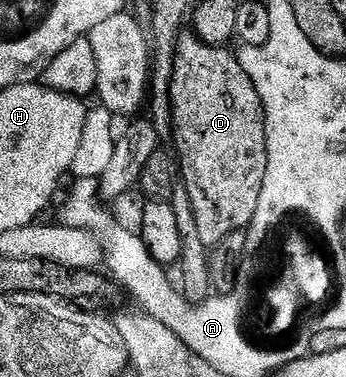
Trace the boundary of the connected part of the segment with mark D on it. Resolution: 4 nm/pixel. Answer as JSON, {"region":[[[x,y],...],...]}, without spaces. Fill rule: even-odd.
{"region":[[[193,33],[179,34],[171,77],[172,144],[178,150],[176,167],[191,199],[196,221],[194,234],[207,249],[217,248],[232,233],[249,228],[266,172],[266,116],[262,114],[262,102],[237,58],[228,52],[226,47],[201,43]]]}

